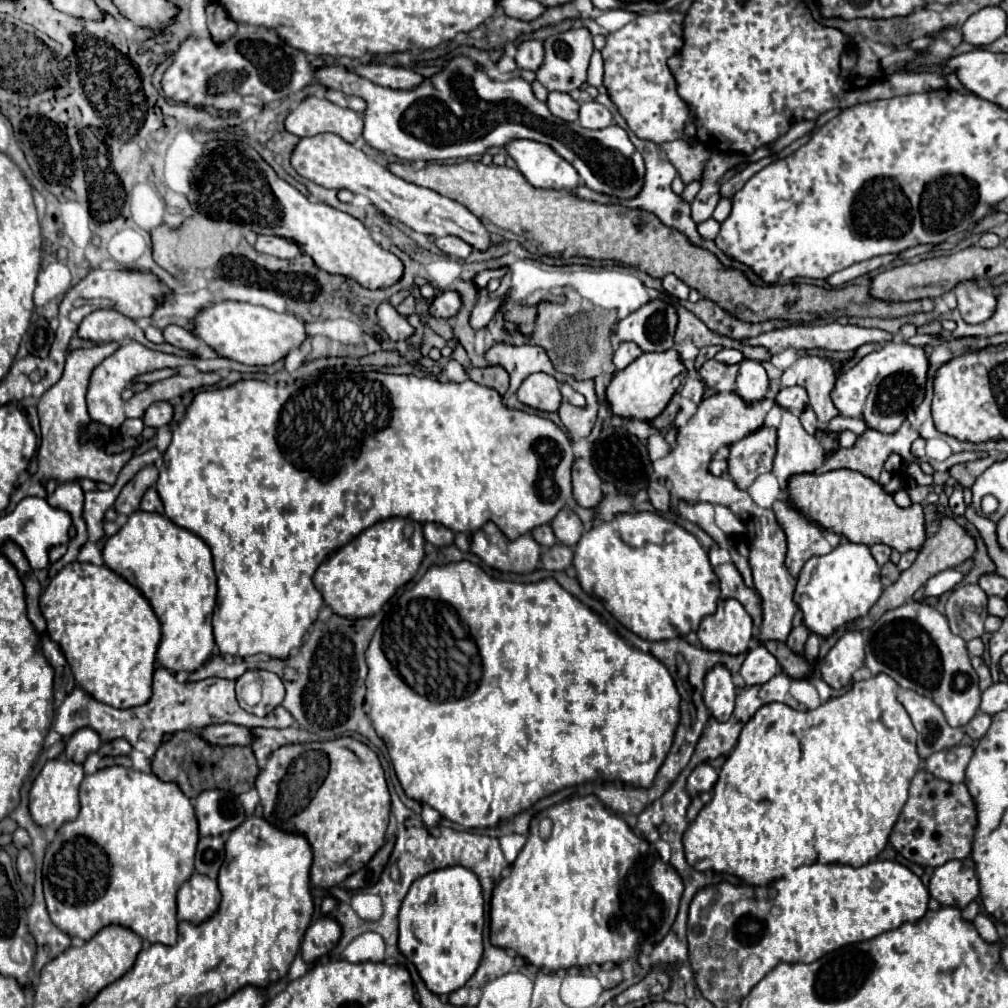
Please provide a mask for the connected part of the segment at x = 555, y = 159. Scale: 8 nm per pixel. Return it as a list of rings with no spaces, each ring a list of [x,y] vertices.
[[[511,140],[505,144],[505,150],[517,162],[519,172],[537,188],[575,190],[579,186],[577,170],[549,144],[535,140]]]

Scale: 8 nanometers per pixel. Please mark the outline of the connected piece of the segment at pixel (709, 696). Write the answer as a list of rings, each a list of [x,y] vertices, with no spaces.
[[[715,664],[705,674],[703,700],[713,718],[729,720],[735,706],[735,684],[725,664]]]

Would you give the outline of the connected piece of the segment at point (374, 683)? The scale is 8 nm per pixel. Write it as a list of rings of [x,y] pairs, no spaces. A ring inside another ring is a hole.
[[[461,560],[461,562],[455,562],[455,564],[441,564],[441,566],[431,566],[427,570],[427,574],[407,592],[403,592],[397,600],[397,606],[395,610],[389,614],[389,618],[379,624],[379,628],[375,630],[371,642],[369,642],[369,648],[367,648],[367,666],[369,666],[369,674],[367,674],[367,680],[365,680],[366,695],[365,695],[365,712],[369,716],[369,720],[373,722],[373,728],[377,732],[377,736],[385,742],[387,750],[389,750],[389,756],[393,760],[393,768],[395,768],[395,774],[405,790],[405,794],[417,802],[425,802],[429,804],[431,808],[435,808],[443,818],[449,818],[451,822],[457,822],[459,826],[463,828],[489,828],[489,826],[497,826],[501,820],[509,820],[513,818],[515,814],[519,814],[521,810],[527,810],[531,808],[537,800],[561,790],[561,788],[567,788],[567,786],[575,786],[575,784],[583,784],[583,782],[589,782],[589,780],[595,780],[597,776],[603,776],[603,778],[609,778],[609,780],[621,780],[629,786],[637,786],[637,788],[647,788],[647,784],[651,784],[651,780],[655,778],[655,772],[659,770],[659,764],[663,764],[663,756],[667,756],[667,748],[671,748],[671,740],[673,740],[673,734],[675,734],[675,728],[679,724],[679,694],[675,692],[675,684],[671,680],[671,674],[667,672],[667,668],[663,668],[663,664],[659,664],[659,660],[655,660],[655,656],[651,656],[649,652],[641,652],[633,646],[629,646],[623,638],[619,638],[617,634],[610,628],[607,628],[599,616],[595,612],[591,612],[589,608],[585,608],[585,604],[581,604],[573,594],[569,594],[567,590],[563,590],[555,578],[543,578],[539,582],[529,582],[529,584],[519,584],[519,582],[505,582],[505,580],[497,580],[497,578],[491,578],[481,566],[469,562],[469,560]],[[487,744],[493,744],[495,746],[495,752],[491,754],[481,754],[481,748],[487,746]]]

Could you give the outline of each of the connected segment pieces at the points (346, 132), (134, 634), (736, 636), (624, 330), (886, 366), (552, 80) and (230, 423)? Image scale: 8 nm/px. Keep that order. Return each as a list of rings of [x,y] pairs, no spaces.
[[[309,96],[287,116],[285,128],[301,138],[333,132],[353,144],[363,132],[363,118],[355,110],[341,108],[327,98]]]
[[[73,562],[73,566],[65,566],[51,580],[39,604],[43,618],[47,620],[51,640],[61,646],[77,684],[89,696],[113,708],[141,706],[151,698],[151,680],[155,670],[155,652],[161,640],[161,624],[149,600],[135,586],[111,572],[107,566]]]
[[[729,598],[719,600],[717,612],[705,616],[697,628],[697,636],[703,648],[739,654],[749,648],[753,620],[741,606],[741,602]]]
[[[649,300],[615,326],[621,342],[635,342],[643,352],[663,352],[673,346],[679,316],[673,304],[665,300]]]
[[[887,342],[881,350],[867,354],[853,368],[843,372],[831,392],[831,398],[843,416],[863,416],[869,428],[891,434],[899,424],[903,424],[907,410],[917,408],[919,400],[923,400],[927,368],[929,360],[923,348],[903,342]]]
[[[571,28],[567,32],[559,32],[553,34],[549,38],[543,40],[543,48],[545,48],[545,58],[543,64],[539,66],[537,80],[551,92],[551,90],[559,90],[559,92],[571,92],[575,88],[579,88],[585,80],[587,80],[587,68],[589,68],[589,58],[593,54],[593,36],[587,28]]]
[[[325,366],[311,374],[299,374],[299,378],[287,382],[285,386],[271,386],[263,380],[239,380],[237,384],[227,388],[203,390],[195,394],[193,402],[185,410],[185,418],[173,430],[173,440],[163,454],[163,468],[159,472],[159,480],[155,488],[165,504],[165,516],[177,526],[187,528],[199,538],[203,538],[211,548],[211,554],[215,560],[217,588],[219,588],[217,604],[212,614],[212,627],[219,652],[223,656],[239,654],[241,658],[253,656],[253,654],[287,658],[293,648],[299,648],[305,632],[315,622],[319,608],[323,604],[321,592],[313,586],[313,580],[311,580],[315,574],[315,568],[327,558],[327,554],[351,542],[363,528],[369,528],[371,524],[391,516],[401,516],[417,522],[437,522],[451,528],[453,532],[473,534],[487,520],[491,520],[501,528],[501,532],[509,540],[515,540],[531,532],[531,528],[551,522],[555,514],[571,500],[573,460],[575,460],[575,454],[573,454],[571,442],[557,424],[537,414],[531,416],[523,410],[509,410],[503,404],[503,398],[497,390],[481,386],[473,380],[437,382],[431,378],[397,376],[397,374],[385,374],[375,370],[353,374],[347,370],[339,372],[339,368],[333,368],[333,366]]]

